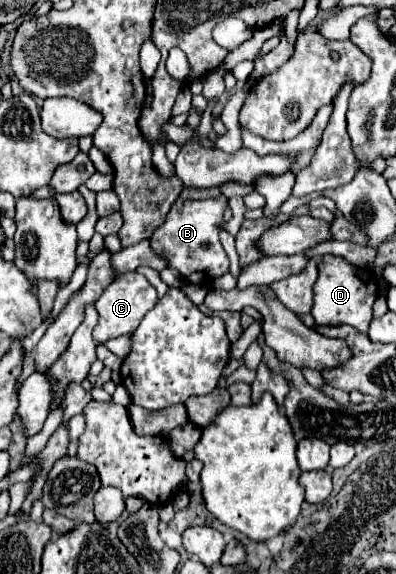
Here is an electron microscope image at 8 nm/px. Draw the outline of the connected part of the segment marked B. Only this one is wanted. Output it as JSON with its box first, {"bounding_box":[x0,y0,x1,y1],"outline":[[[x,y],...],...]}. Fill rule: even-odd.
{"bounding_box":[152,196,230,280],"outline":[[[224,196],[216,200],[182,200],[178,198],[162,228],[152,234],[154,250],[168,260],[168,266],[178,270],[186,280],[214,280],[228,272],[230,260],[220,244],[218,232],[222,228],[222,214],[228,206]]]}

